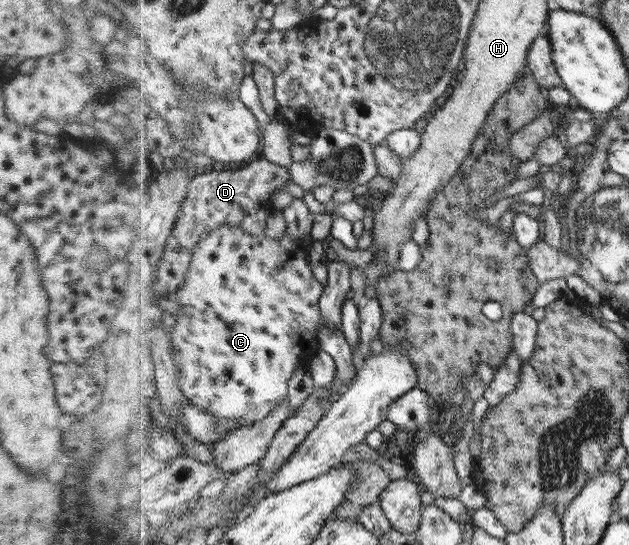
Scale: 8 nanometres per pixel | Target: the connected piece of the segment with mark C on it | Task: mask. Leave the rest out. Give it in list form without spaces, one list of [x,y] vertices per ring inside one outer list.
[[[223,225],[215,229],[208,237],[199,243],[196,253],[191,263],[189,273],[187,274],[187,282],[180,288],[179,293],[174,295],[174,299],[178,300],[184,306],[184,309],[177,317],[177,323],[172,331],[172,351],[174,359],[178,365],[179,384],[186,400],[192,406],[200,407],[204,411],[220,417],[220,419],[240,419],[240,426],[237,429],[246,429],[246,427],[254,427],[258,421],[264,421],[274,414],[274,411],[280,407],[282,401],[288,399],[290,391],[290,381],[298,369],[298,365],[304,367],[306,361],[311,359],[323,349],[319,331],[324,323],[323,309],[321,308],[321,299],[326,291],[326,285],[323,285],[316,279],[312,265],[308,260],[310,247],[305,251],[300,251],[304,238],[295,239],[289,230],[282,239],[273,239],[267,232],[256,237],[248,233],[239,225]]]

